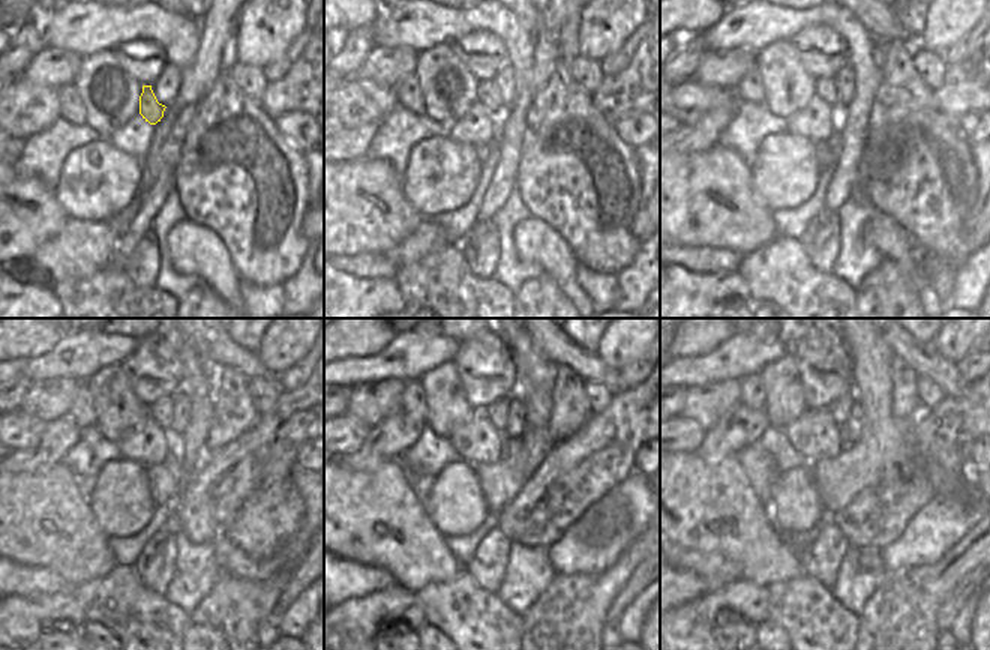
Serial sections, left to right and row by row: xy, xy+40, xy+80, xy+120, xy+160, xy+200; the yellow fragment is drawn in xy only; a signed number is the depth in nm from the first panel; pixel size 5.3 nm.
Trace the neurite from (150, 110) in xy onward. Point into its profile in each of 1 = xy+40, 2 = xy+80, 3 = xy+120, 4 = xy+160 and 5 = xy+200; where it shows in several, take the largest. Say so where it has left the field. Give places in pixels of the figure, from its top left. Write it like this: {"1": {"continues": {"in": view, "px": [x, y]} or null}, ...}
{"1": {"continues": {"in": "xy+40", "px": [488, 95]}}, "2": {"continues": {"in": "xy+80", "px": [825, 89]}}, "3": {"continues": {"in": "xy+120", "px": [161, 410]}}, "4": {"continues": {"in": "xy+160", "px": [497, 413]}}, "5": {"continues": {"in": "xy+200", "px": [839, 410]}}}

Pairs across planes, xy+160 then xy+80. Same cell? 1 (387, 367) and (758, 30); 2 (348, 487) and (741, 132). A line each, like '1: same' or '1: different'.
1: same
2: different

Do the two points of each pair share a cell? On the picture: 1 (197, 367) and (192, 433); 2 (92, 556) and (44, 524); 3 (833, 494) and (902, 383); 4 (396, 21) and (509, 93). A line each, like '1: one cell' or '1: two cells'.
1: one cell
2: one cell
3: two cells
4: two cells

